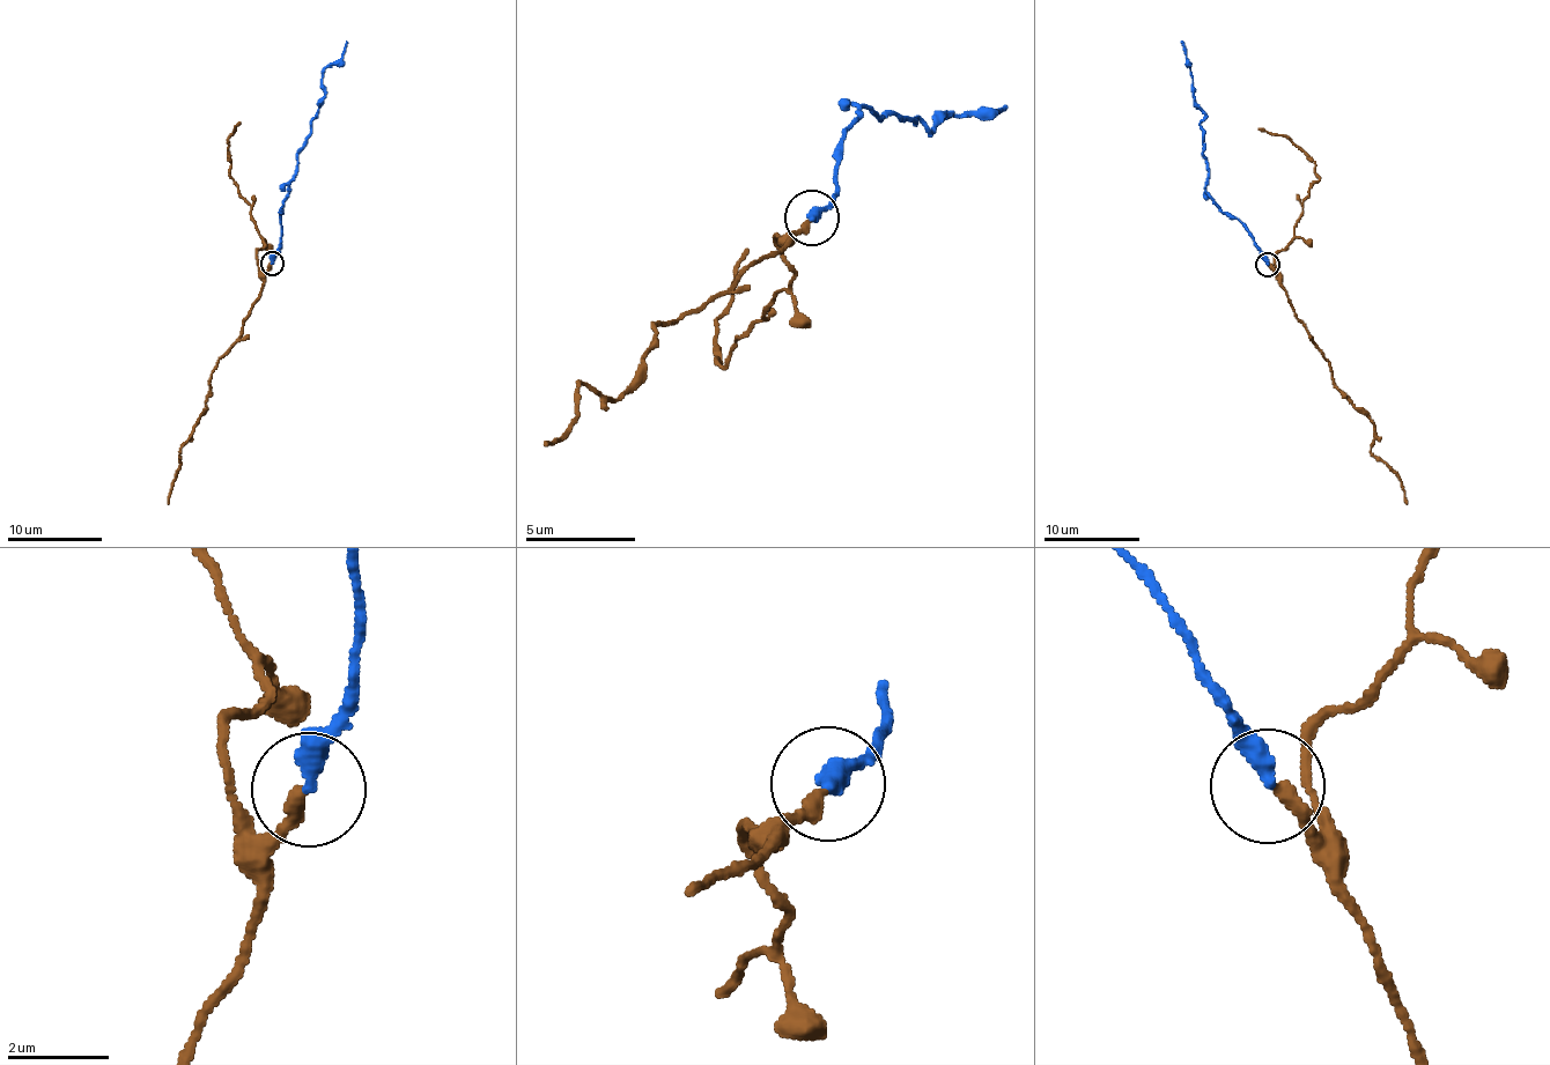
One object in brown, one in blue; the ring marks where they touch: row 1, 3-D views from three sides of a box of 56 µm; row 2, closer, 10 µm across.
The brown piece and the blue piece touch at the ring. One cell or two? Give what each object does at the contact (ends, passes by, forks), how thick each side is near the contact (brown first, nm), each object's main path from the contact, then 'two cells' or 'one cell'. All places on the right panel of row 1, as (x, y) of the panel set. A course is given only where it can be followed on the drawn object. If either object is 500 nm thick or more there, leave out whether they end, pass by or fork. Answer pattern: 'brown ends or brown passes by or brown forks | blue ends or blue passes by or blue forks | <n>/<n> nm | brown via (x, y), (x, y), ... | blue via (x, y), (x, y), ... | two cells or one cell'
brown ends | blue ends | 300/380 nm | brown via (1269, 264), (1308, 335), (1330, 363), (1333, 383), (1374, 426), (1374, 443), (1370, 451), (1399, 479), (1407, 503) | blue via (1267, 264), (1254, 236), (1207, 190), (1205, 118), (1193, 97), (1190, 63), (1180, 42) | one cell

